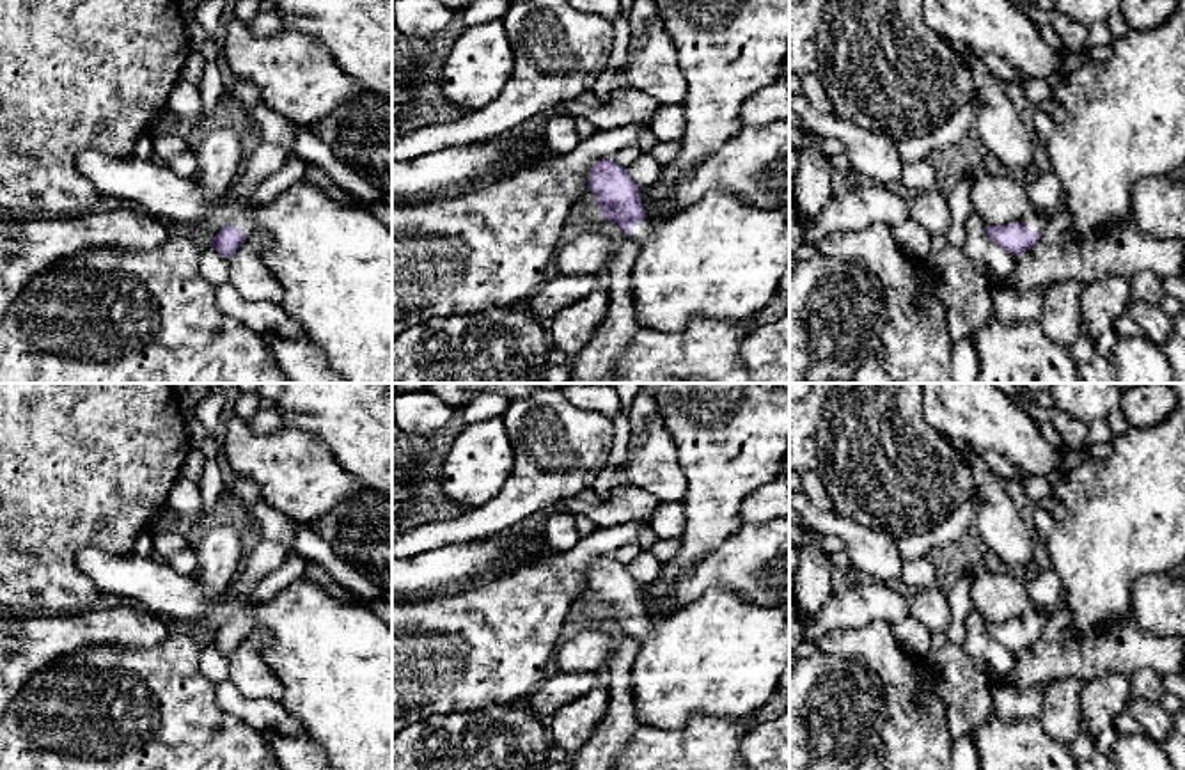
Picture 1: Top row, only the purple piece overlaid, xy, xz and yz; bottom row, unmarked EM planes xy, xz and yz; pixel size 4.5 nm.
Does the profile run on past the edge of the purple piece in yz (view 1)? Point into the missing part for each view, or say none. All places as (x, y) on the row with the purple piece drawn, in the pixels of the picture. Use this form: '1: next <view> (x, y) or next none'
1: next yz (1118, 121)

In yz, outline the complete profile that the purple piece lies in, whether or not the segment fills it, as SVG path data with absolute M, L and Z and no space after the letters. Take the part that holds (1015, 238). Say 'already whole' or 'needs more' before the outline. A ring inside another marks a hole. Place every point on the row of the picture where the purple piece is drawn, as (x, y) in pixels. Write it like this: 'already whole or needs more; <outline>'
needs more; M1178 0L1173 16L1150 32L1130 28L1112 43L1105 62L1086 60L1070 73L1054 94L1054 133L1045 142L1052 170L1063 199L1054 213L1031 209L1020 222L1009 225L985 225L986 236L1013 255L1031 250L1056 215L1066 215L1068 232L1084 236L1119 225L1132 215L1132 185L1148 176L1167 176L1185 163L1185 0Z

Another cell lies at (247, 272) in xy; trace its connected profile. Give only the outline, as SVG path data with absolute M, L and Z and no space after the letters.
M254 232L229 259L229 282L248 302L282 302L284 289L263 261L270 241L268 232Z

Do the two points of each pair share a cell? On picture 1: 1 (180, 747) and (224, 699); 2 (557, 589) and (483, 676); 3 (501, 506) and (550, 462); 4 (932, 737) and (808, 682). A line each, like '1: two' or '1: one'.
1: two
2: one
3: one
4: two

